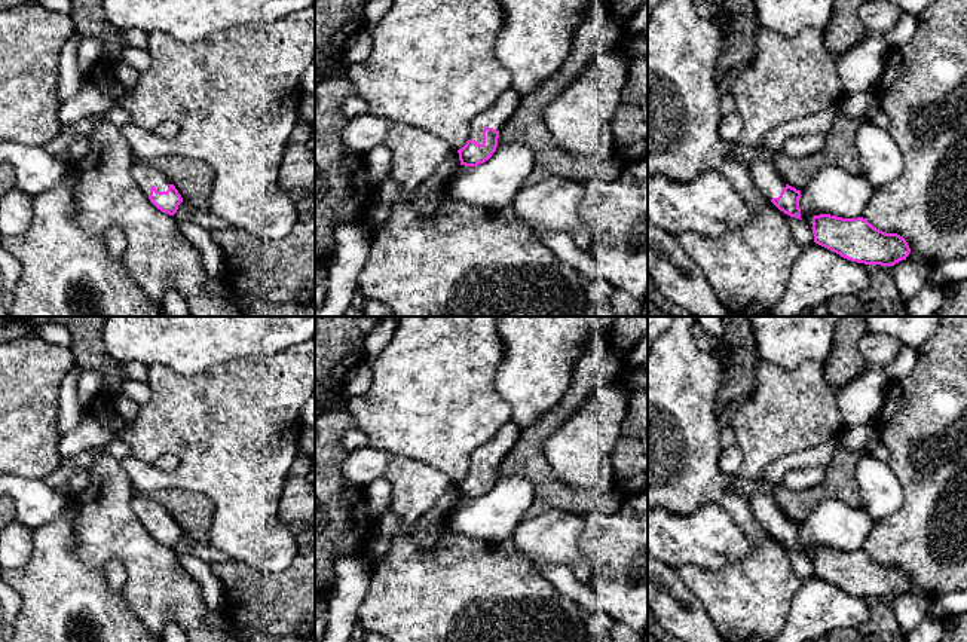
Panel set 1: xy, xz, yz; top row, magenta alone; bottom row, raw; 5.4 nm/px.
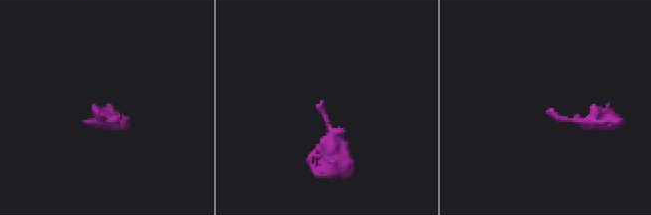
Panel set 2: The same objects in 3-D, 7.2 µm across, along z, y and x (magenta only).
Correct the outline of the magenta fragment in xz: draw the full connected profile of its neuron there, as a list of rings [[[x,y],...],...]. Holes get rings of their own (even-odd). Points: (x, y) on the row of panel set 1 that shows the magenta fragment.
[[[509,88],[471,120],[468,141],[458,150],[460,165],[477,166],[492,158],[498,147],[499,131],[515,111],[517,103],[518,95]]]

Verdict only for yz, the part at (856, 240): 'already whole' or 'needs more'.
already whole

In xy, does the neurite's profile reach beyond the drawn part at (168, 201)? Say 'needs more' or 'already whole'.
needs more

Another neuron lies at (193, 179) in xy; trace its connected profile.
[[[159,158],[146,163],[162,171],[171,184],[175,186],[183,201],[187,201],[201,211],[211,210],[214,171],[205,160],[192,158]]]

